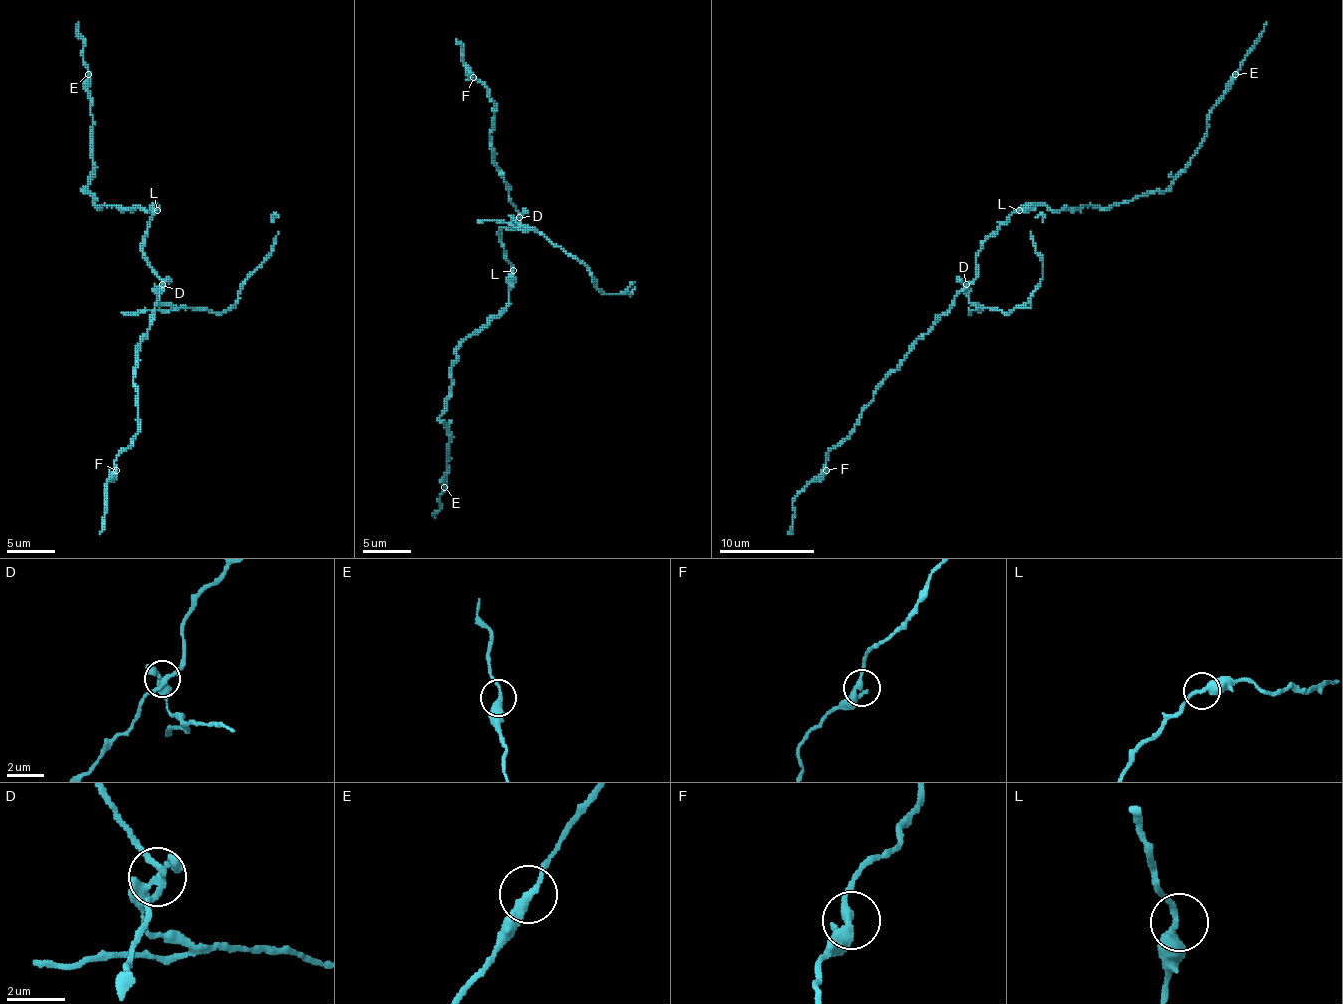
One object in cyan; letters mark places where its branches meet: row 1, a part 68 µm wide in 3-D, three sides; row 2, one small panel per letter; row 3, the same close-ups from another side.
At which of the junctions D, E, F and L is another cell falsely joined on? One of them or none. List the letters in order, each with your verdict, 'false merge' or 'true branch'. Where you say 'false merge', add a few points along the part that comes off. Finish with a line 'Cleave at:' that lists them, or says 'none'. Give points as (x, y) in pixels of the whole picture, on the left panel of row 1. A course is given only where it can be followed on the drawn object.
D: false merge | (162, 284), (157, 298), (166, 305), (226, 312), (278, 234), (278, 217), (271, 222)
E: true branch
F: true branch
L: true branch
Cleave at: D

